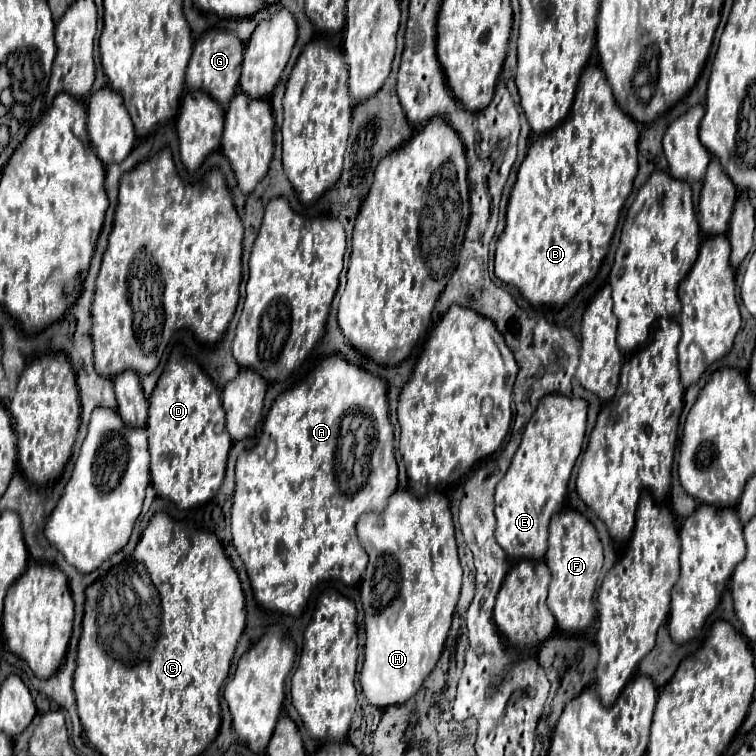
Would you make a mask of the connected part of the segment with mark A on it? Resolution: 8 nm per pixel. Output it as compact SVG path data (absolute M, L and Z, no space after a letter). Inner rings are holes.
M331 355L331 357L325 357L303 383L283 391L275 399L275 403L273 403L273 407L271 407L265 423L263 423L263 433L259 437L259 443L253 449L247 449L239 455L237 469L235 469L237 485L235 485L233 511L231 511L233 545L235 545L241 561L247 567L247 575L251 579L251 587L253 587L257 603L263 605L269 611L277 611L277 613L285 613L285 615L301 615L307 607L307 601L309 601L313 589L321 581L335 579L335 581L343 581L345 585L357 585L363 577L365 567L367 567L367 553L361 547L361 543L357 539L357 531L355 531L357 519L363 513L369 513L369 511L381 513L387 507L389 497L397 489L397 471L399 469L397 469L397 461L395 461L395 455L393 455L393 425L389 421L389 405L387 405L387 385L385 385L383 379L355 367L353 363L345 361L341 355ZM271 441L275 443L277 453L275 453L275 459L271 463L267 463L265 453L267 453L267 447L269 447Z

